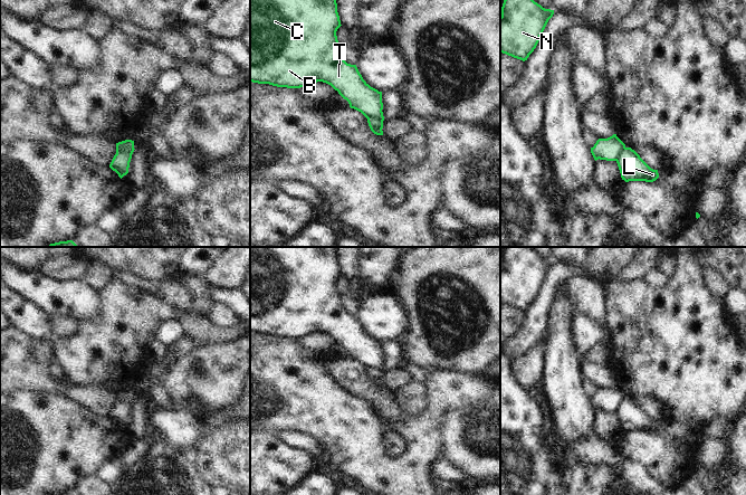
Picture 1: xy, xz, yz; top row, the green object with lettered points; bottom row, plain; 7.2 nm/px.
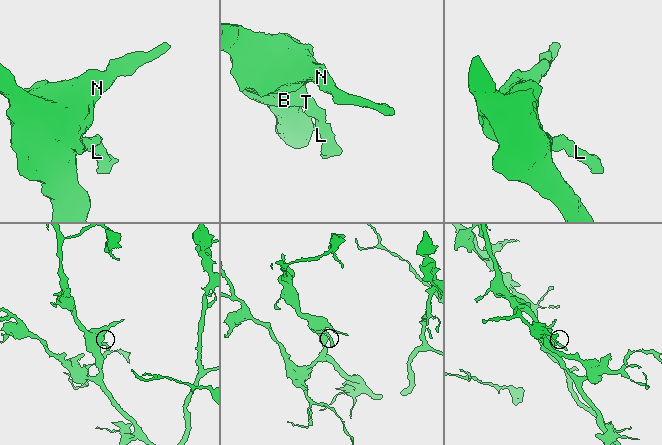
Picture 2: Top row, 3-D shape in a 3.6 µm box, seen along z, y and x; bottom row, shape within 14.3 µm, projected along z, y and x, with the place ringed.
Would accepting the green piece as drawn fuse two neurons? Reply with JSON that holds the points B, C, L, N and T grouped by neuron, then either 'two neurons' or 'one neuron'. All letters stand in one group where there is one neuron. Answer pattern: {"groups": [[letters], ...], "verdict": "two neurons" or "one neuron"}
{"groups": [["B", "C", "N", "T"], ["L"]], "verdict": "two neurons"}

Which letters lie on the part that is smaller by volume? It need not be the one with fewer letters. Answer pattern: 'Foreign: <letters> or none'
Foreign: L

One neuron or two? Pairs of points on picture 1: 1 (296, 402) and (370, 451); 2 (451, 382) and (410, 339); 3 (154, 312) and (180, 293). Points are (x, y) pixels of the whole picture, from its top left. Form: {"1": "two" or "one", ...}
{"1": "one", "2": "two", "3": "two"}

